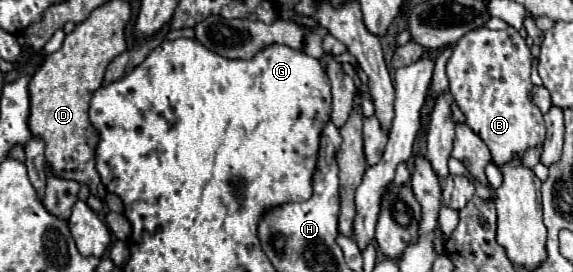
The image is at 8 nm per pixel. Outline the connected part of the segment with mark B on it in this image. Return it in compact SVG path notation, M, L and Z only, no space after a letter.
M487 27L475 29L461 37L453 53L447 61L447 75L449 75L449 89L461 113L465 115L465 123L479 135L491 151L493 161L509 161L513 153L523 157L527 147L541 145L545 141L545 123L541 111L531 101L531 49L527 47L525 39L513 29L507 27L503 31L491 31Z

